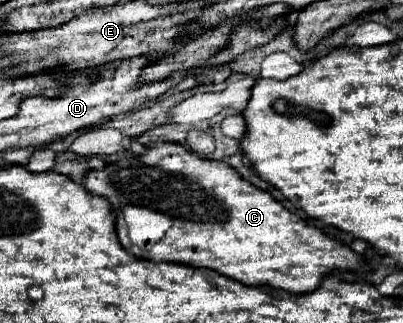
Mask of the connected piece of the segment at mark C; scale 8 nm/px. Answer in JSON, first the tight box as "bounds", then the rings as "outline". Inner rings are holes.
{"bounds":[82,141,371,293],"outline":[[[158,141],[136,159],[110,161],[104,165],[104,169],[92,169],[82,177],[82,187],[92,195],[100,195],[108,203],[112,203],[116,213],[116,232],[119,242],[128,253],[140,259],[174,261],[174,263],[186,263],[194,267],[208,267],[244,285],[272,285],[290,293],[314,291],[320,285],[322,277],[326,277],[332,269],[364,272],[371,270],[363,256],[354,253],[346,245],[336,243],[334,239],[326,237],[320,229],[308,225],[304,219],[284,209],[282,203],[278,203],[268,191],[262,191],[252,183],[244,181],[236,173],[236,169],[232,169],[228,163],[198,157],[198,153],[192,153],[180,143]],[[124,205],[142,205],[168,215],[172,219],[170,231],[166,231],[166,235],[150,251],[142,247],[134,247],[134,243],[125,241],[129,237],[122,212]]]}

